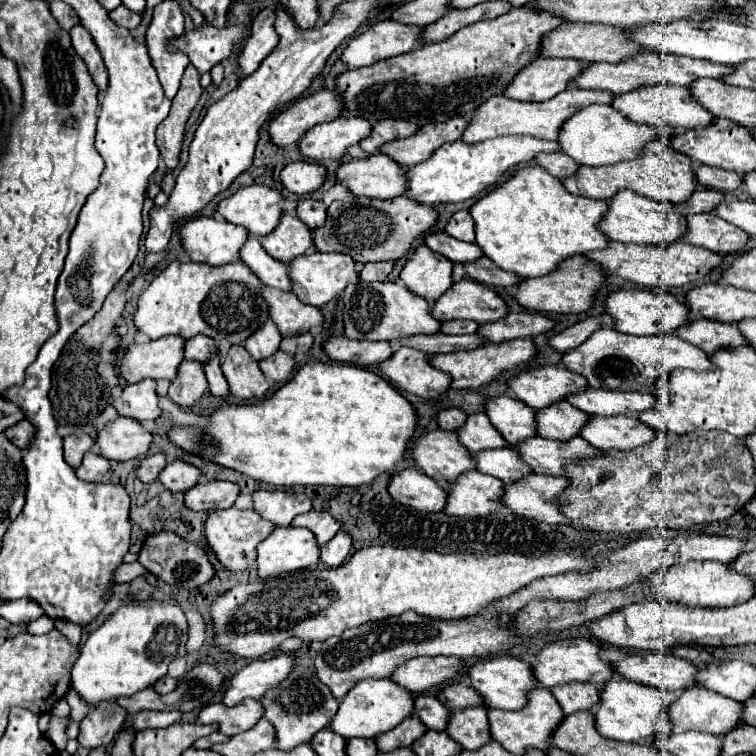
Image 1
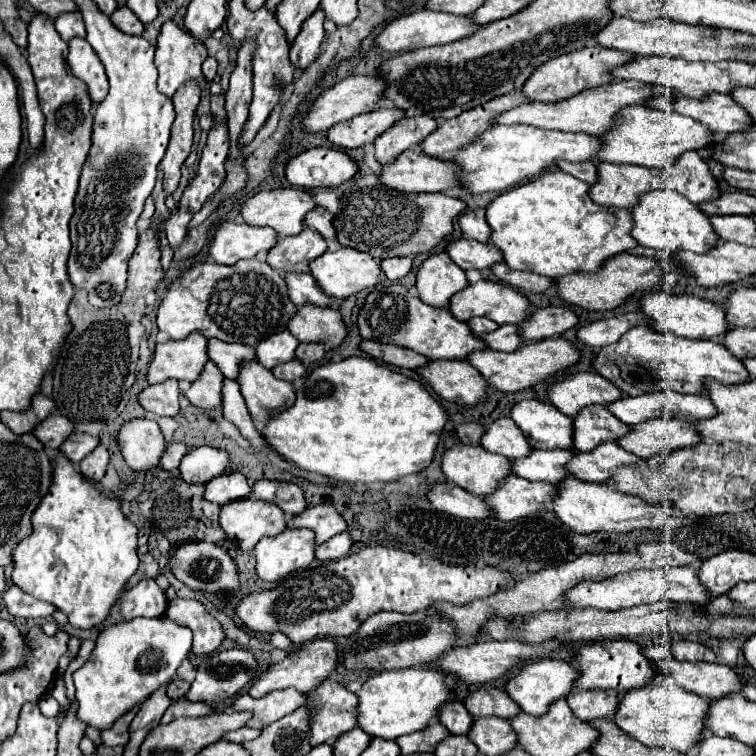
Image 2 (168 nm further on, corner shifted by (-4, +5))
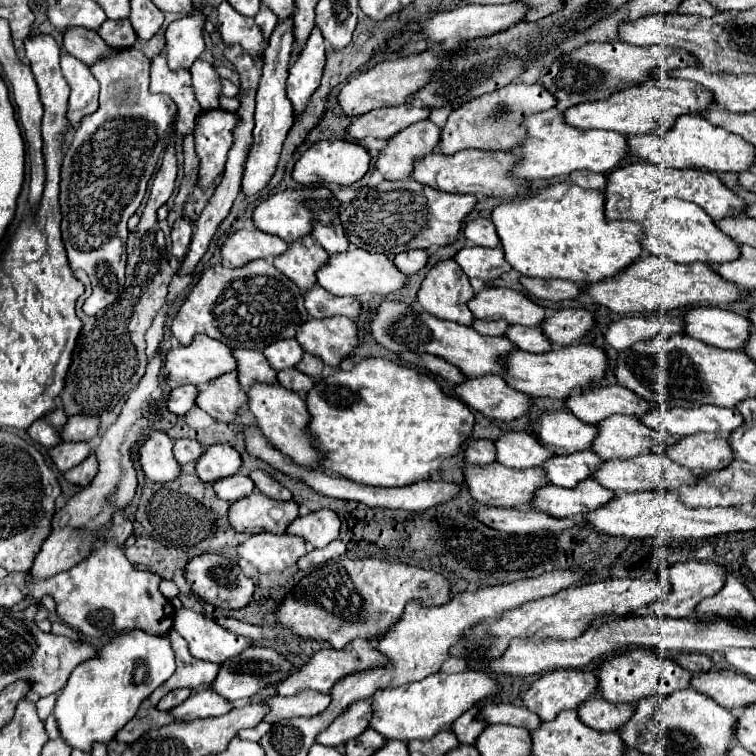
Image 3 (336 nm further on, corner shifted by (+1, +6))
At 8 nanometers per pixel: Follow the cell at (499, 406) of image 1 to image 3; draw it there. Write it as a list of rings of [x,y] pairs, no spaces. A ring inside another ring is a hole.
[[[569,411],[543,413],[533,423],[531,431],[555,455],[571,455],[577,451],[591,449],[595,437],[597,437],[595,425],[587,425],[587,423],[579,421]]]

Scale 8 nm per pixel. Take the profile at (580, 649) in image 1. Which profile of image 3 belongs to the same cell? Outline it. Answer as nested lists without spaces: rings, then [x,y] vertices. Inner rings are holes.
[[[639,647],[607,659],[601,665],[601,673],[599,673],[599,695],[611,703],[637,703],[639,699],[651,695],[667,697],[675,691],[689,687],[691,687],[691,673],[687,673],[673,659],[669,657],[659,659],[651,649],[639,649]]]

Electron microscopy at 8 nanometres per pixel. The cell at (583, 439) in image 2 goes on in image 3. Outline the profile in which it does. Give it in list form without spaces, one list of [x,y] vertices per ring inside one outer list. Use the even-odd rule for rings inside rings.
[[[611,415],[609,419],[597,425],[599,435],[595,437],[593,451],[603,459],[631,459],[643,453],[651,453],[653,447],[661,445],[661,449],[679,443],[679,437],[671,433],[657,433],[645,425],[637,417],[627,415]]]

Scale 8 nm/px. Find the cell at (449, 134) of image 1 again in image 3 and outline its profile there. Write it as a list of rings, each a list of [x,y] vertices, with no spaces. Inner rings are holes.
[[[511,83],[503,89],[477,97],[475,101],[467,101],[449,115],[447,125],[441,133],[441,143],[439,143],[441,153],[455,155],[465,149],[485,149],[485,151],[509,149],[511,151],[513,147],[521,147],[527,133],[523,127],[523,121],[527,119],[527,115],[547,111],[555,105],[557,105],[555,97],[541,83],[533,83],[533,85]]]

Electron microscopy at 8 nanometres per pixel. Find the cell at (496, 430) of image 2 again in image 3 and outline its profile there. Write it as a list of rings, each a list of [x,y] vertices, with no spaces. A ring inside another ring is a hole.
[[[505,433],[497,443],[497,461],[511,469],[529,469],[541,467],[551,453],[545,445],[541,445],[533,435],[527,433]]]

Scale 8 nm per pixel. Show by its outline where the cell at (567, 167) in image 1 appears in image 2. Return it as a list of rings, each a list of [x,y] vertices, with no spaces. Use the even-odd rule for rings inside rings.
[[[560,160],[560,162],[556,162],[556,166],[568,174],[572,174],[578,180],[584,180],[586,184],[596,182],[596,166],[590,160],[588,162],[564,162],[564,160]]]

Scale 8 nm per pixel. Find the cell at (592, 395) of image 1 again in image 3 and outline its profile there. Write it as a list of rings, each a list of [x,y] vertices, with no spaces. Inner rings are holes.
[[[703,405],[697,409],[661,409],[653,407],[651,413],[645,413],[639,417],[643,425],[649,425],[651,429],[665,429],[673,435],[687,437],[695,433],[717,433],[721,437],[727,437],[733,433],[733,429],[739,429],[743,425],[743,417],[737,413],[737,409],[727,407],[713,407]]]

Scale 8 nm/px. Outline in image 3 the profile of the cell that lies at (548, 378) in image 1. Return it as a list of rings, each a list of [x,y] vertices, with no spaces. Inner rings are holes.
[[[595,385],[583,393],[573,393],[567,399],[567,409],[583,423],[597,425],[599,421],[617,413],[641,417],[649,411],[649,403],[621,385]]]

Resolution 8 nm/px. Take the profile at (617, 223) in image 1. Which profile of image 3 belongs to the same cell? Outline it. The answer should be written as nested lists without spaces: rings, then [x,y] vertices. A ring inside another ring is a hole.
[[[665,199],[659,209],[655,209],[649,219],[643,223],[643,249],[649,255],[665,255],[677,263],[689,265],[695,261],[701,263],[729,263],[739,259],[741,249],[731,237],[717,229],[713,219],[699,209],[695,203],[687,203],[683,199]]]

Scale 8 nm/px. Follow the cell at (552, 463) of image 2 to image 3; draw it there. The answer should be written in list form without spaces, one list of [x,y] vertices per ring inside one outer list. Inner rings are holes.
[[[579,451],[573,455],[557,455],[553,459],[549,459],[543,469],[547,473],[547,479],[551,481],[551,485],[559,485],[559,487],[575,487],[577,483],[589,479],[595,469],[599,469],[599,465],[603,465],[603,459],[593,453],[593,451]]]

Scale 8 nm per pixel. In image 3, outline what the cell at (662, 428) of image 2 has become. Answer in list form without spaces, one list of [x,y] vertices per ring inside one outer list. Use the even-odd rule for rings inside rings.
[[[697,433],[683,437],[677,445],[667,447],[665,453],[679,465],[697,471],[719,471],[735,461],[735,453],[727,439],[715,433]]]

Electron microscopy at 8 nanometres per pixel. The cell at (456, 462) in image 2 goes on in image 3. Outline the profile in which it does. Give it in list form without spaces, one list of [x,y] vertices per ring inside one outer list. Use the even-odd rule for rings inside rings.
[[[499,463],[493,465],[465,465],[465,485],[469,487],[473,499],[479,505],[487,505],[487,507],[503,507],[503,509],[523,509],[529,507],[533,503],[535,491],[541,489],[543,485],[549,485],[545,479],[543,469],[525,469],[525,471],[517,471]]]

